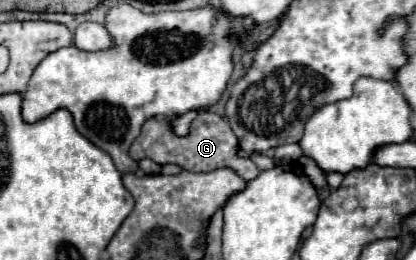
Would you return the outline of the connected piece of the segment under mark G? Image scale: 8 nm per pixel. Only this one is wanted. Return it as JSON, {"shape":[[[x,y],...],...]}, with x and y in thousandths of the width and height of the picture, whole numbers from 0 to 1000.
{"shape":[[[478,427],[474,458],[459,473],[459,504],[450,527],[425,527],[397,458],[377,458],[377,450],[353,458],[339,496],[339,519],[315,558],[310,596],[325,619],[358,604],[363,619],[373,619],[382,635],[421,627],[421,635],[435,635],[440,650],[464,658],[464,665],[498,665],[498,658],[526,650],[526,642],[555,642],[589,696],[603,696],[623,673],[623,642],[603,612],[570,604],[570,565],[560,558],[560,504],[555,504],[546,458],[526,450],[507,427]]]}

